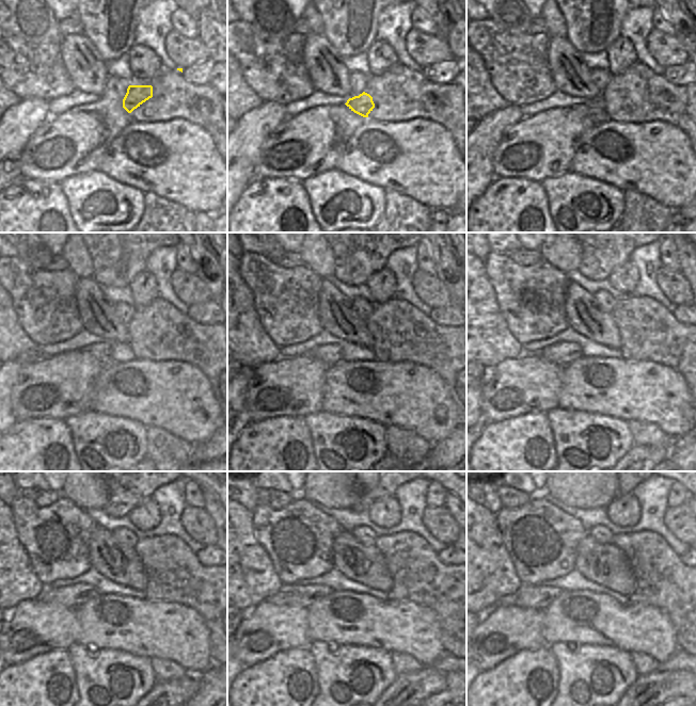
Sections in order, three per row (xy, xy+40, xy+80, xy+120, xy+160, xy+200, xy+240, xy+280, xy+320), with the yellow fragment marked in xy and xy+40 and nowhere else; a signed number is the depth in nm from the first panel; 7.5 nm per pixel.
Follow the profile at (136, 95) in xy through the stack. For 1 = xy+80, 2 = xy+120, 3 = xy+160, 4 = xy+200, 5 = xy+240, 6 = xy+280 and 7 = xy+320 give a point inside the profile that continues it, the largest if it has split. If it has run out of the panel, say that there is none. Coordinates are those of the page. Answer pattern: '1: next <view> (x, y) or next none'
1: next xy+80 (594, 110)
2: next xy+120 (103, 352)
3: next xy+160 (330, 353)
4: next xy+200 (563, 353)
5: next xy+240 (74, 595)
6: next xy+280 (288, 594)
7: next xy+320 (532, 596)

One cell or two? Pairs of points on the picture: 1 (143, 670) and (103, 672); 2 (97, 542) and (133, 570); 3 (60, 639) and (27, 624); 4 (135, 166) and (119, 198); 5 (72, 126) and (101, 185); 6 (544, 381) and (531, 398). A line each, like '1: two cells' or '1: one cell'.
1: one cell
2: one cell
3: one cell
4: two cells
5: two cells
6: one cell

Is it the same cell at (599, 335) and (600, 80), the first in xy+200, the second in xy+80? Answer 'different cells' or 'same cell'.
different cells

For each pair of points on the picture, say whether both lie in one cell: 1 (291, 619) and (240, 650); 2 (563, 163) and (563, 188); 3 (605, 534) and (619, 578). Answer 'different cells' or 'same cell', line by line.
1: same cell
2: different cells
3: different cells

